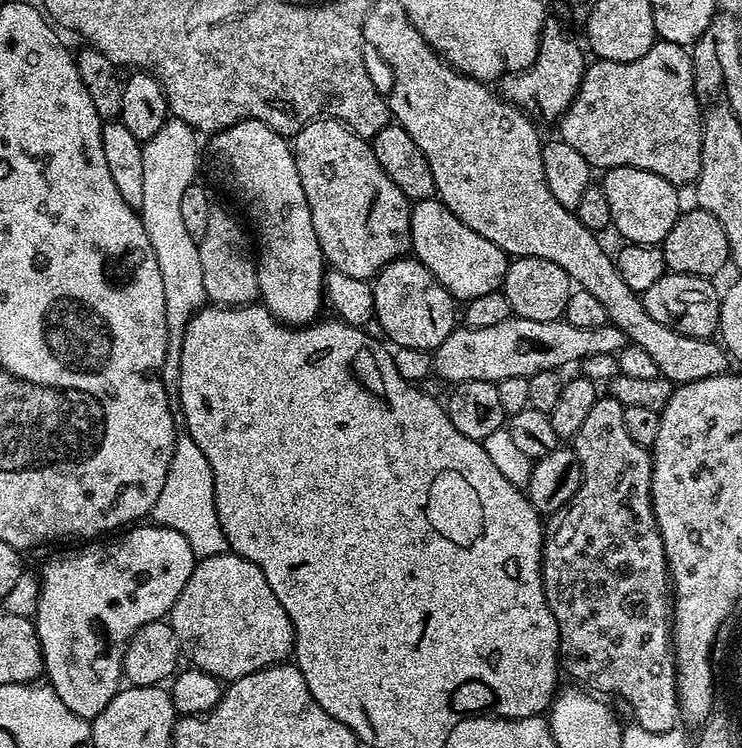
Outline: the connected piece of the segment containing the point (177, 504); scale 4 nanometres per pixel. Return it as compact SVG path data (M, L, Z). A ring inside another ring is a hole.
M187 434L176 437L170 470L150 516L157 525L178 530L178 534L190 542L190 550L197 558L218 556L228 548L228 539L222 534L222 526L218 522L218 510L214 502L214 474L210 470L210 462L206 462L206 454L202 454L198 442L194 442L194 438Z

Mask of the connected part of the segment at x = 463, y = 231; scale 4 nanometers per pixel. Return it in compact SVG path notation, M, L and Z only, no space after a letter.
M438 198L418 200L411 205L412 246L415 259L427 266L430 274L457 301L467 302L482 294L497 291L504 283L504 275L510 263L508 253L494 242L482 238L470 226L466 226Z

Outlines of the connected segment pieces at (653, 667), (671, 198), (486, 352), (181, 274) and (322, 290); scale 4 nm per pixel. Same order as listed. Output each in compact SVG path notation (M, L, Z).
M597 410L590 413L586 422L582 422L582 430L574 438L574 451L582 466L582 482L574 494L574 498L568 503L568 507L559 513L560 521L547 533L551 540L562 540L562 536L570 536L574 528L574 542L544 542L544 562L540 565L542 579L544 580L544 593L546 602L556 619L556 625L560 631L560 662L565 673L573 676L577 685L591 690L596 694L609 692L612 698L619 698L630 702L632 711L631 719L637 725L651 732L671 732L677 727L676 720L681 719L680 699L676 693L676 662L672 658L672 634L670 631L670 577L668 574L668 559L664 553L664 543L660 537L660 531L656 528L656 515L652 509L652 453L647 448L638 446L638 442L630 439L626 434L623 411L603 412Z
M630 166L609 168L603 176L602 187L610 205L611 227L617 228L629 244L663 245L666 234L670 234L682 211L677 185L666 182L666 178L658 174Z
M512 316L498 326L466 328L458 326L433 351L433 373L457 384L462 381L484 381L484 376L518 378L539 372L564 370L567 364L582 362L594 354L618 354L626 339L622 330L610 323L597 328L579 328L566 319L550 322L530 322L521 316Z
M169 118L162 130L154 134L154 138L143 141L142 150L142 206L138 211L140 221L146 226L150 246L154 246L154 258L158 258L158 270L162 270L162 290L166 293L168 349L160 377L169 394L179 393L180 390L182 342L184 333L188 331L188 323L206 304L200 245L194 238L190 238L181 213L182 194L186 186L197 179L196 136L194 129L183 120Z
M239 120L229 128L219 129L211 140L213 154L228 167L228 176L236 187L236 196L244 203L244 212L256 227L254 240L258 245L256 273L259 299L268 313L285 326L307 326L313 323L319 317L316 315L320 312L320 303L323 305L326 300L326 261L314 234L314 222L310 218L306 190L302 190L302 178L298 178L293 145L273 128L257 120Z

